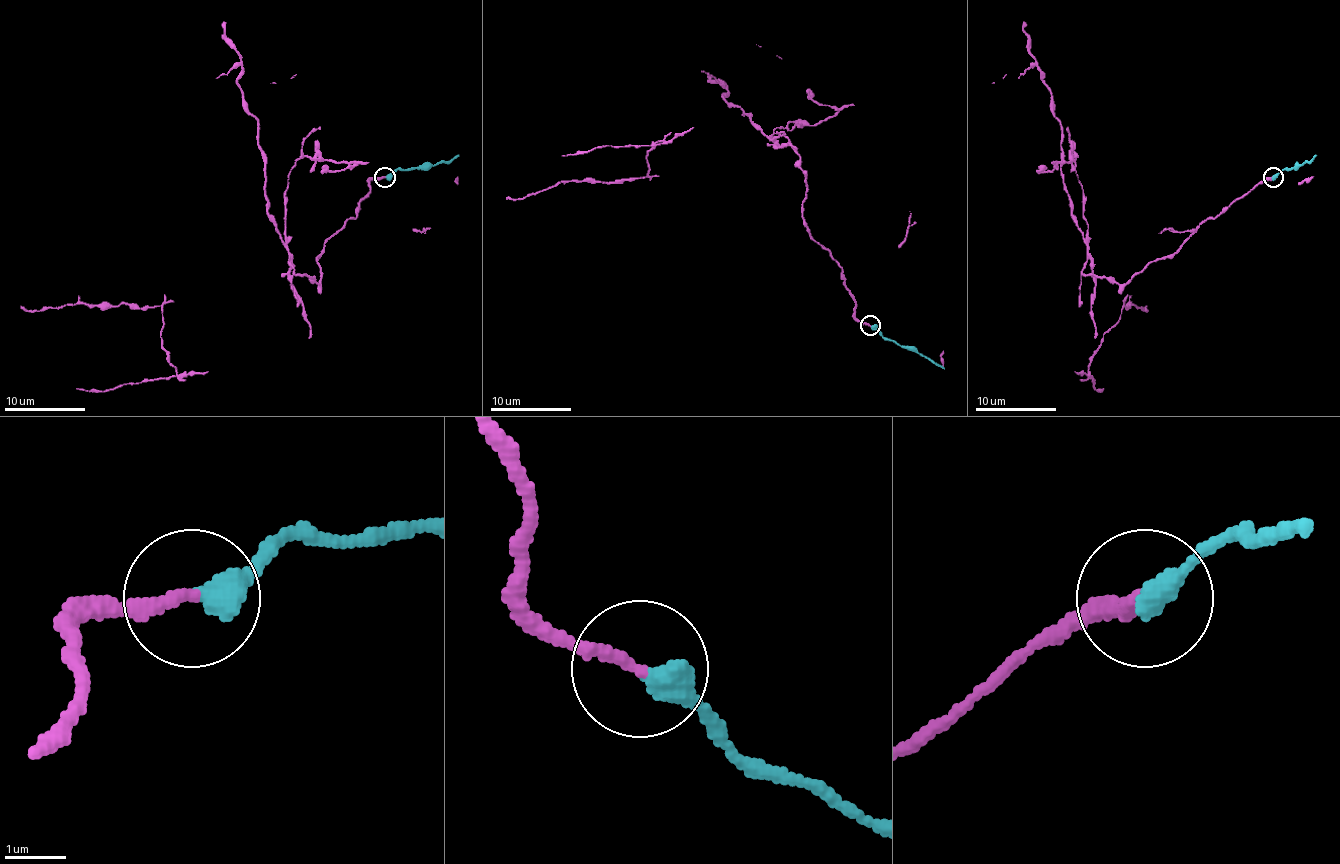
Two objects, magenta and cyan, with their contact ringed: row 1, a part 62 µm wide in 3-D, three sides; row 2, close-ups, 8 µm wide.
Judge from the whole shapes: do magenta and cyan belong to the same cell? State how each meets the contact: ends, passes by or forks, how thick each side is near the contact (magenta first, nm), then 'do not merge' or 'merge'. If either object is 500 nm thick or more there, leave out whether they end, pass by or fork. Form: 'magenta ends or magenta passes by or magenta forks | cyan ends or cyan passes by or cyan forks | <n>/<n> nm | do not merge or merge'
magenta ends | cyan ends | 200/460 nm | do not merge

